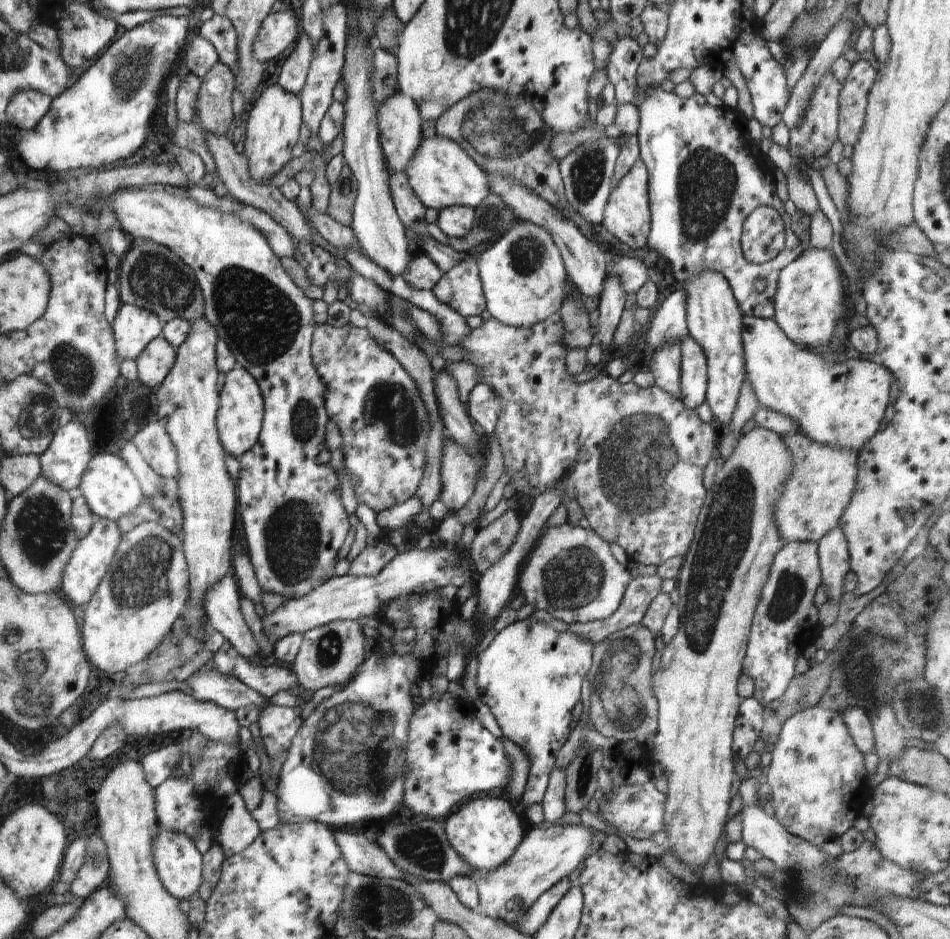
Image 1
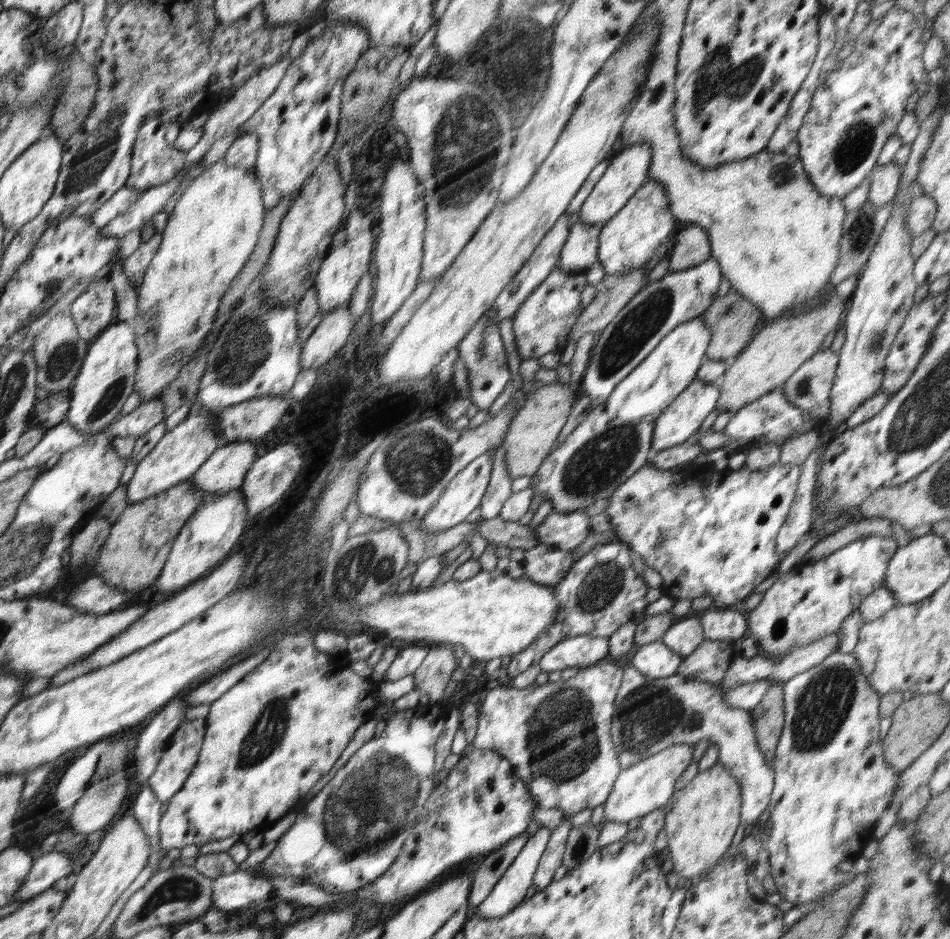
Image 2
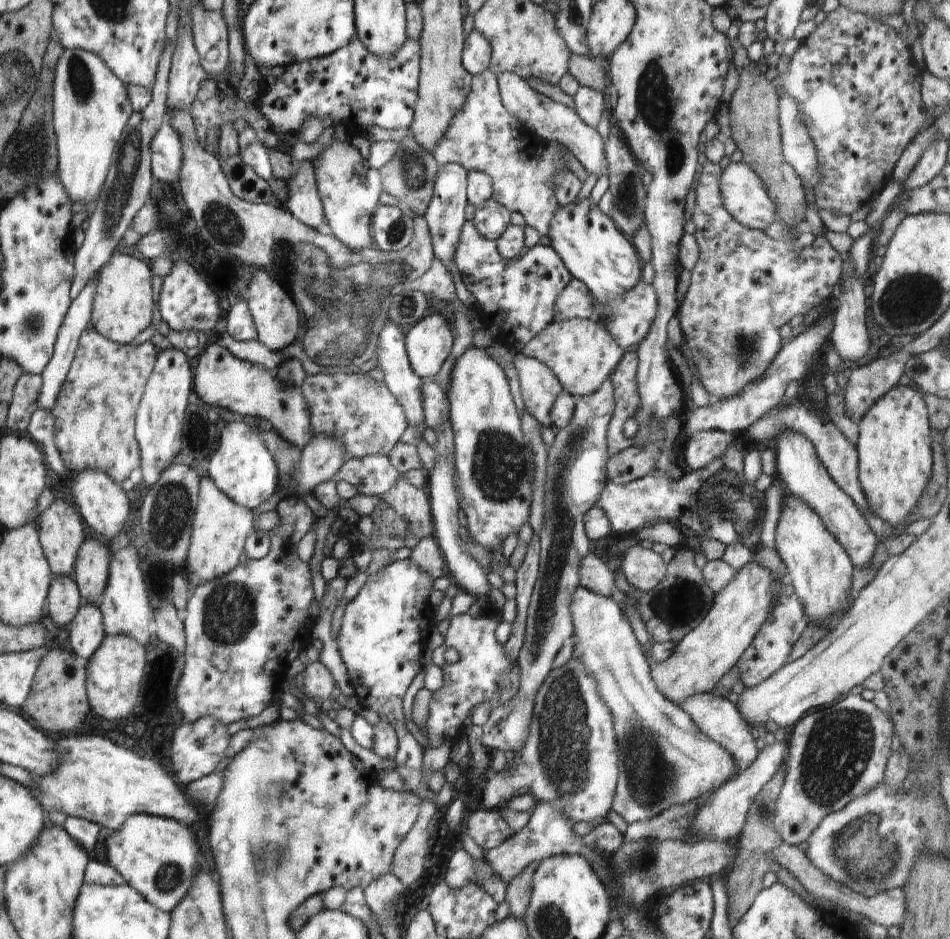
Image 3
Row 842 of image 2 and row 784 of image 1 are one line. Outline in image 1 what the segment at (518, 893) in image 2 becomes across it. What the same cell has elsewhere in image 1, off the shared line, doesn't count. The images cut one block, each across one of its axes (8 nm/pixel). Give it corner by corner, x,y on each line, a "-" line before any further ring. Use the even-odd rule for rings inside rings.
527,618
523,621
514,621
503,628
478,654
476,677
478,698
498,721
503,734
502,739
518,745
529,760
527,781
522,795
525,808
542,802
558,751
570,736
570,722
574,719
573,709
580,700
582,679
586,678
590,670
593,650
593,643
579,639
572,631
559,632
545,622
532,622

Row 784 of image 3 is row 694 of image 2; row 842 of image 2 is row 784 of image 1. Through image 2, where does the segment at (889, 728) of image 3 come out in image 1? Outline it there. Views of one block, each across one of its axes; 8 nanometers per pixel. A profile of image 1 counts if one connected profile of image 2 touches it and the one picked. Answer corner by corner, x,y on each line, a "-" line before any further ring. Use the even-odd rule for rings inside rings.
815,703
799,710
784,721
771,754
770,768
764,778
766,793
773,803
774,817
790,834
822,849
823,844
838,840
852,827
854,820
866,814
872,794
867,783
864,756
852,740
838,711
818,707

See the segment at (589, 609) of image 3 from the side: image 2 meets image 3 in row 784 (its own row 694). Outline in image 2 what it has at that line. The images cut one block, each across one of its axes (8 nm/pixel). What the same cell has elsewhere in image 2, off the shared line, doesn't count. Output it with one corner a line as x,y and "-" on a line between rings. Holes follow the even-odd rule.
628,666
615,699
610,734
622,769
675,744
696,744
703,738
716,744
719,762
738,781
742,806
740,820
744,824
763,826
774,787
775,772
765,761
756,742
756,721
751,710
731,708
724,701
724,691
712,683
685,681
680,675
666,679
647,680
646,676

